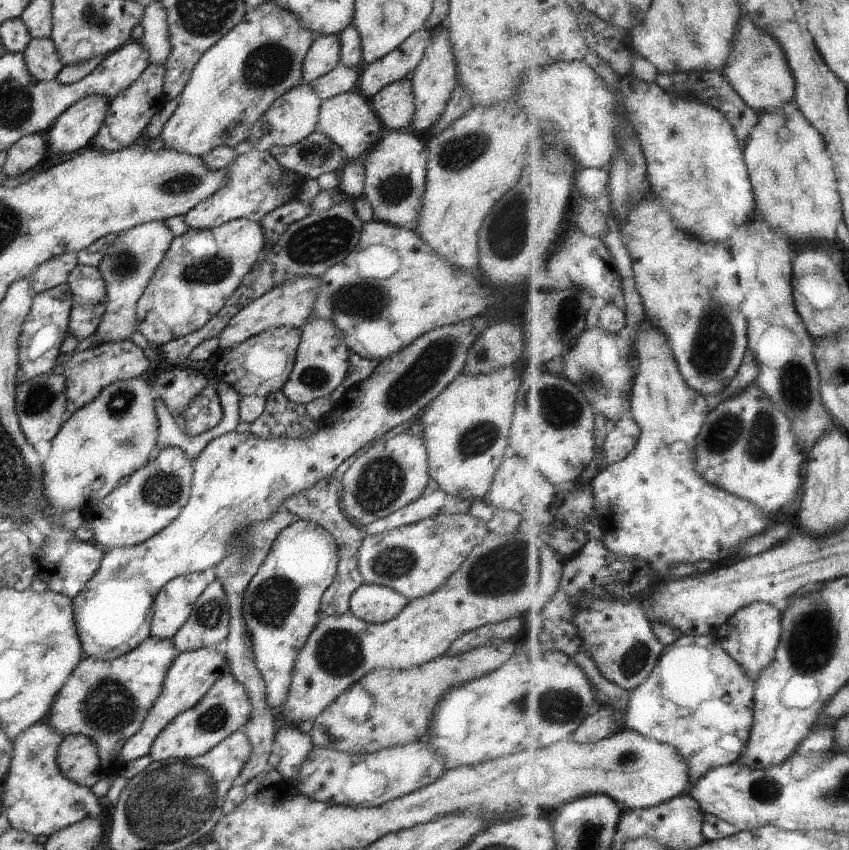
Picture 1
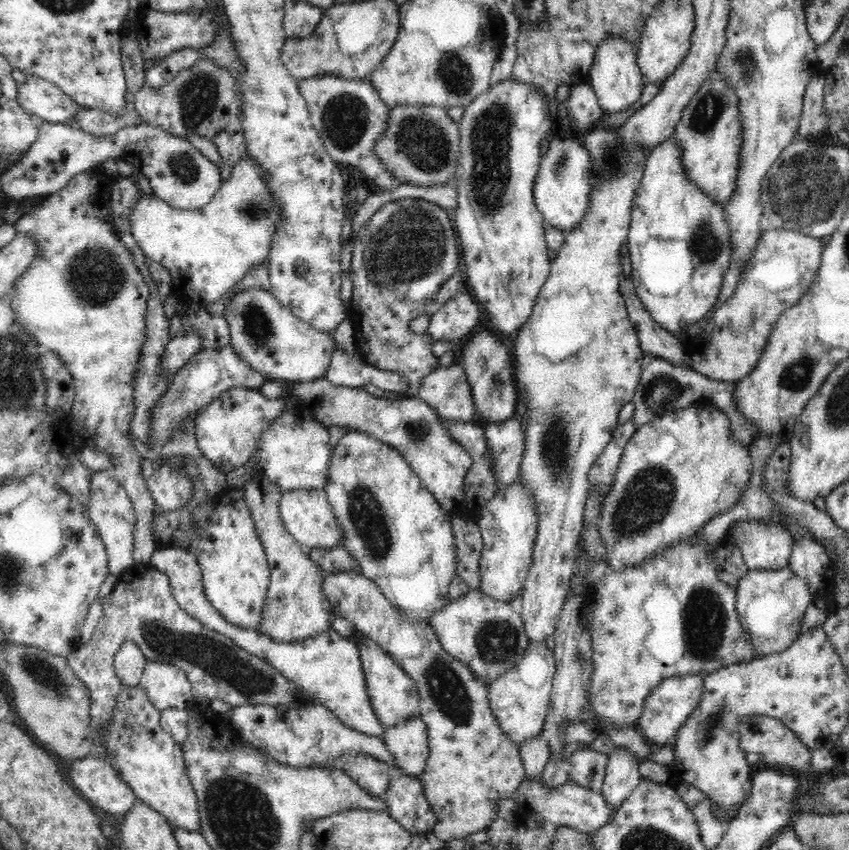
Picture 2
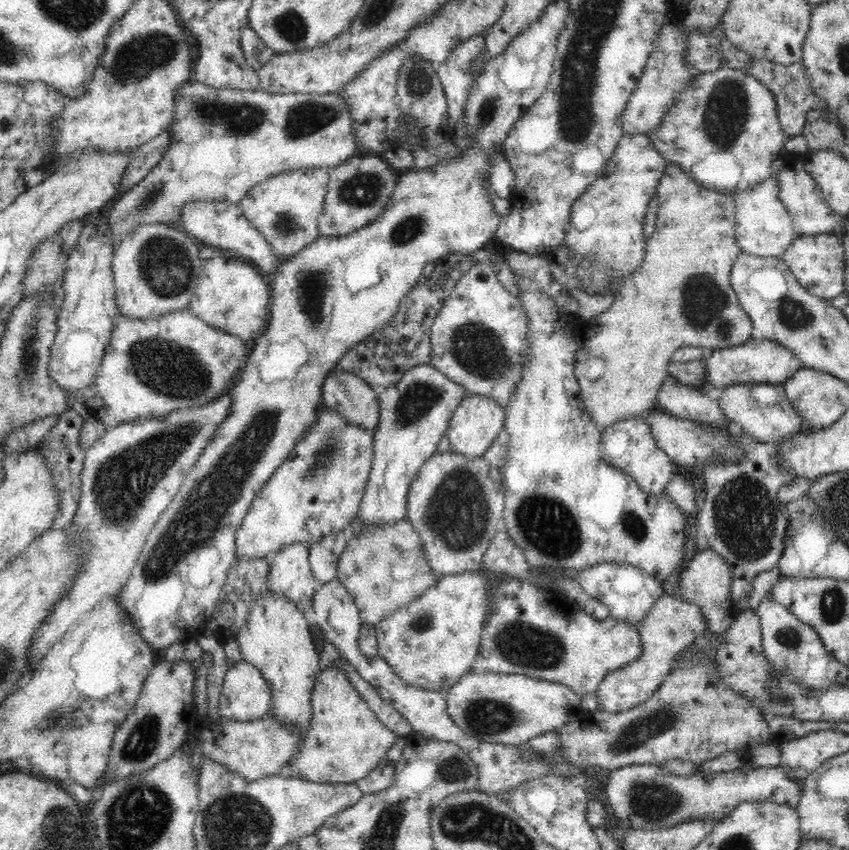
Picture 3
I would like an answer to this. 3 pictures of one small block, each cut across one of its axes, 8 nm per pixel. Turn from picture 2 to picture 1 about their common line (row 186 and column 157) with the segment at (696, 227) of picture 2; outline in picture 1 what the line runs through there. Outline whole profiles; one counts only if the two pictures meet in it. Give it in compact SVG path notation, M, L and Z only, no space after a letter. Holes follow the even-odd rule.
M149 636L133 650L110 661L98 661L91 657L82 658L75 665L73 672L66 678L63 686L56 692L48 714L45 716L45 722L55 733L60 735L83 735L87 737L96 746L100 768L103 772L119 772L125 765L120 755L121 747L129 737L132 737L140 729L145 715L161 692L161 685L166 672L179 653L172 643L172 639Z

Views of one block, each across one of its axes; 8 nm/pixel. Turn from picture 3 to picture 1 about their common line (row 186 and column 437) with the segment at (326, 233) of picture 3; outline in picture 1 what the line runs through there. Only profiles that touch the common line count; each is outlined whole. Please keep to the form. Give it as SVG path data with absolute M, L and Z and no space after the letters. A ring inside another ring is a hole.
M477 315L467 320L451 323L442 327L434 328L433 330L427 331L425 334L418 336L413 342L408 344L408 348L402 348L395 354L390 355L389 358L381 359L375 365L375 368L371 371L371 374L367 378L364 378L359 384L352 386L351 390L346 396L343 396L342 400L331 409L325 416L319 420L316 431L308 439L284 439L279 437L276 439L265 439L254 437L247 433L240 433L237 431L231 431L221 436L211 439L200 451L199 454L192 458L192 479L190 480L189 496L185 506L181 509L181 512L163 529L157 534L151 536L147 540L144 540L141 544L132 547L121 547L105 550L99 561L99 566L95 571L95 574L83 585L83 588L71 599L72 602L72 613L73 613L73 624L76 626L76 633L79 639L79 644L82 648L82 654L84 657L91 657L98 661L110 661L114 658L120 657L122 654L128 653L133 650L136 646L139 646L140 642L143 642L147 637L150 636L150 618L152 615L152 606L154 601L154 595L157 594L158 590L161 590L162 586L165 586L169 579L180 577L184 574L189 573L204 573L208 576L209 570L216 567L222 558L226 555L226 544L228 540L241 528L250 525L251 523L263 522L267 517L274 514L275 511L279 510L280 502L295 494L297 491L310 487L317 479L326 477L327 475L333 474L335 468L345 460L348 456L351 456L358 448L361 448L366 442L378 439L381 435L388 433L391 428L403 424L403 422L412 421L416 419L419 413L427 406L430 400L433 400L441 390L445 388L459 373L462 372L464 367L464 360L469 350L469 347L473 344L482 330L489 324L495 322L487 315Z

